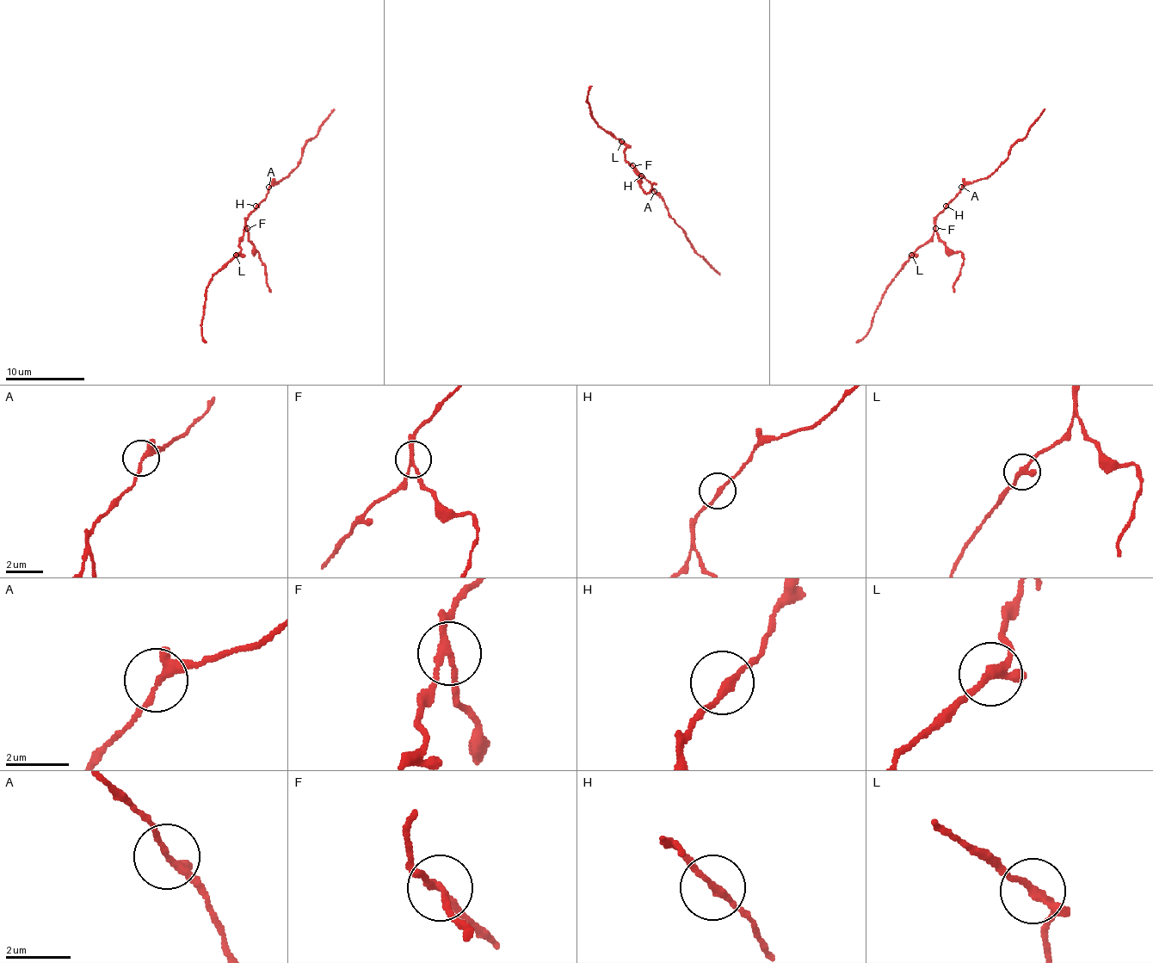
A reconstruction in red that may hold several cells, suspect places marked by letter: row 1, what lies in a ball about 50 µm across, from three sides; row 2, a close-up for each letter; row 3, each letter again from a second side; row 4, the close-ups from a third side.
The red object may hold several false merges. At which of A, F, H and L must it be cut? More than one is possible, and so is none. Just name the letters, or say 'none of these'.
F

